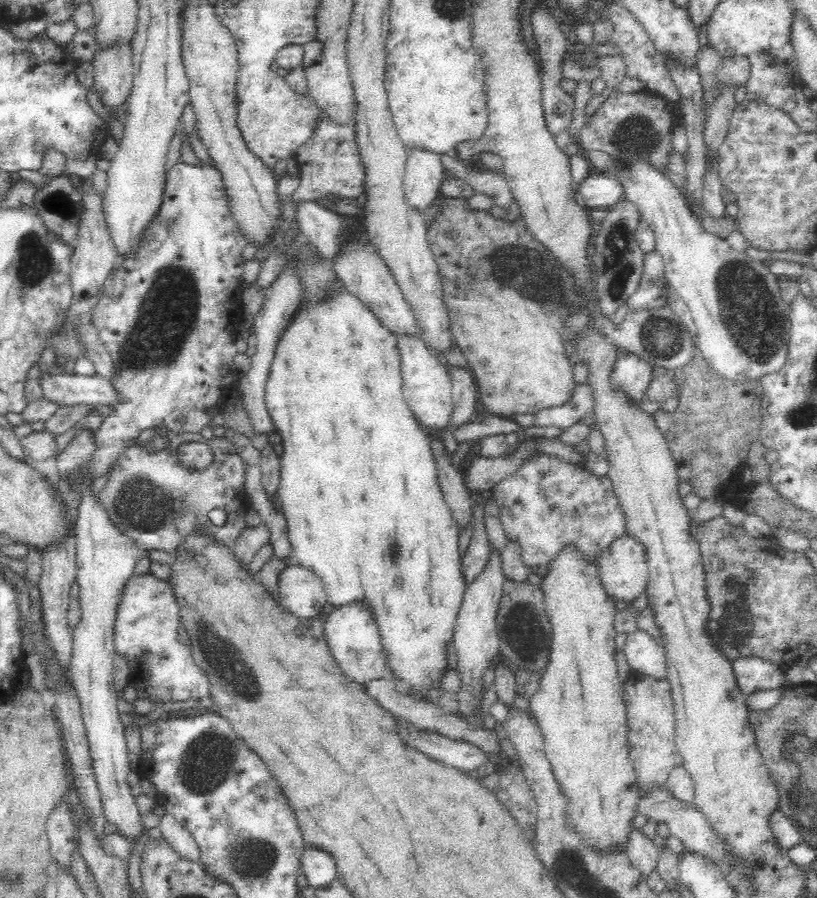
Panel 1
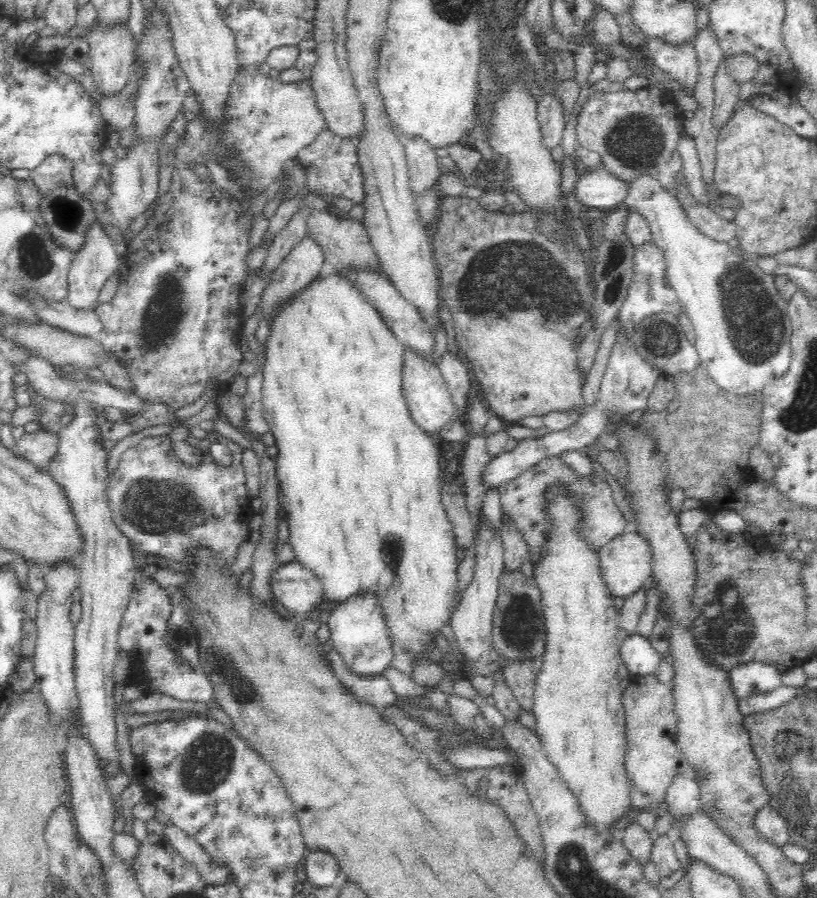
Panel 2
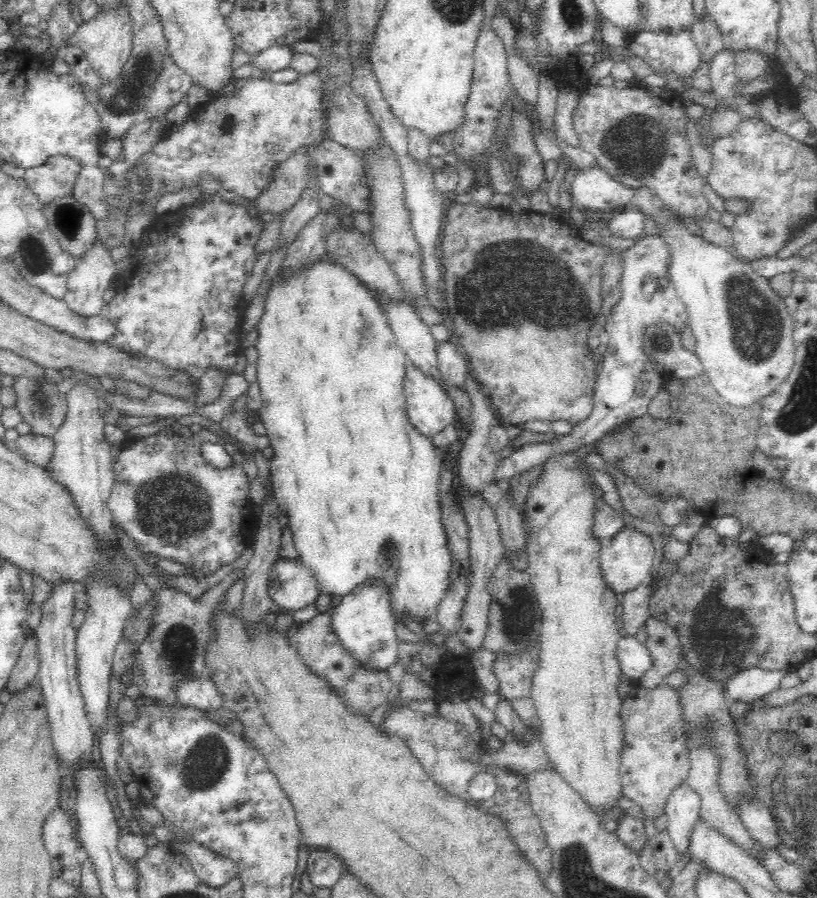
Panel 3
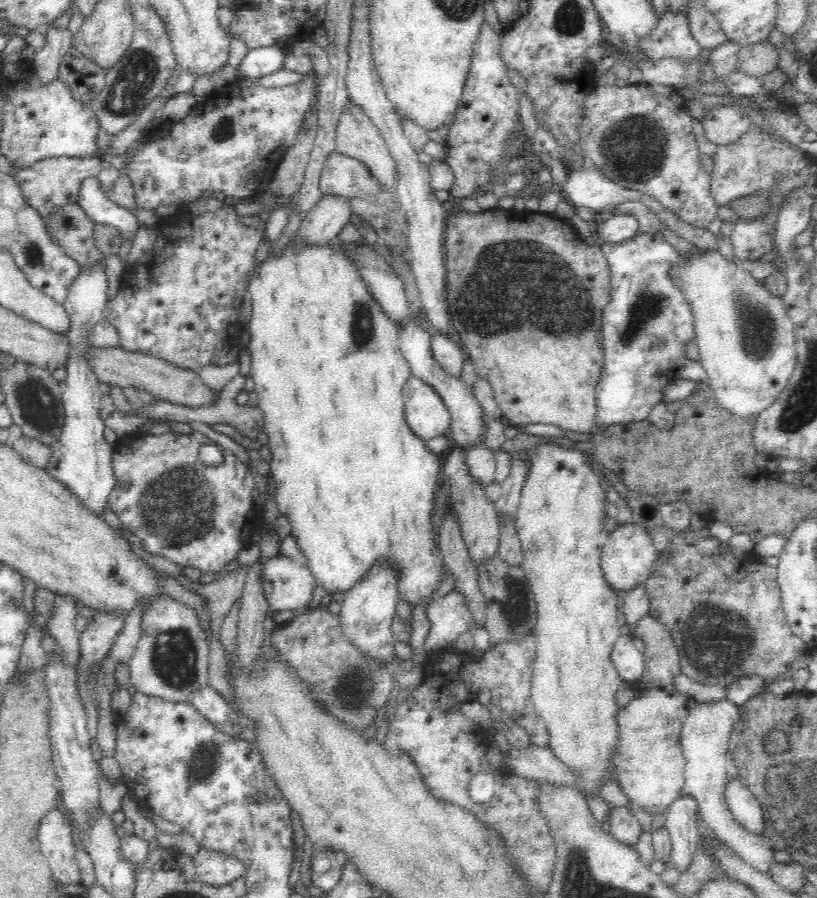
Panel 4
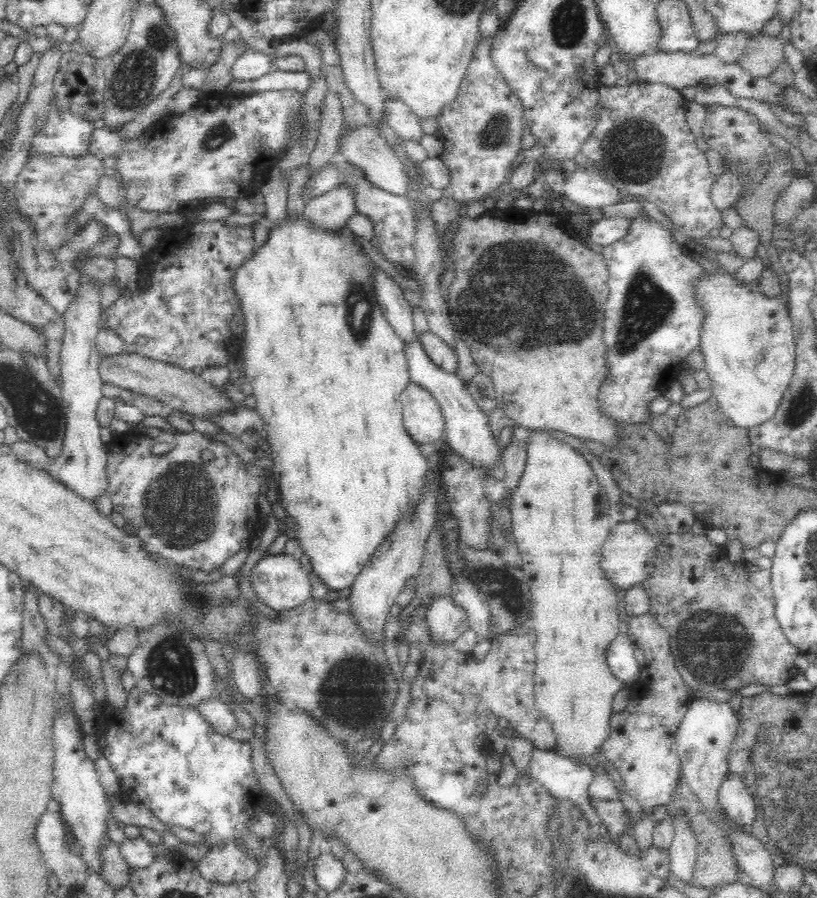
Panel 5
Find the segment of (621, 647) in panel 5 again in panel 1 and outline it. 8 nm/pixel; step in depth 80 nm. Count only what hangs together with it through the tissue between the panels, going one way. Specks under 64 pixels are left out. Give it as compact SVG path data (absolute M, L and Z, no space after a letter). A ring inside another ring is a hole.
M637 628L629 633L623 651L632 672L657 679L665 678L667 661L663 645L654 640L648 631Z

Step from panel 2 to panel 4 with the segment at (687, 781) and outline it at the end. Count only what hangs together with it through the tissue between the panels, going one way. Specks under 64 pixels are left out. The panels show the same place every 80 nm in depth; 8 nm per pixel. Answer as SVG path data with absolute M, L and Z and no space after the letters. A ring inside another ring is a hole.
M684 793L665 810L665 829L672 841L670 866L682 872L697 852L699 804L690 793Z

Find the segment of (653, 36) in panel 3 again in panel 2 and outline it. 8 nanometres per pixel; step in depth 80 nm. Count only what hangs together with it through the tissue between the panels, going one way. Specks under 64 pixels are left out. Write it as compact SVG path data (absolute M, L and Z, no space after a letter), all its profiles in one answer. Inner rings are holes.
M649 38L649 52L653 54L657 68L668 73L671 80L676 80L686 97L693 98L696 81L699 80L699 67L694 46L670 47L662 41Z

